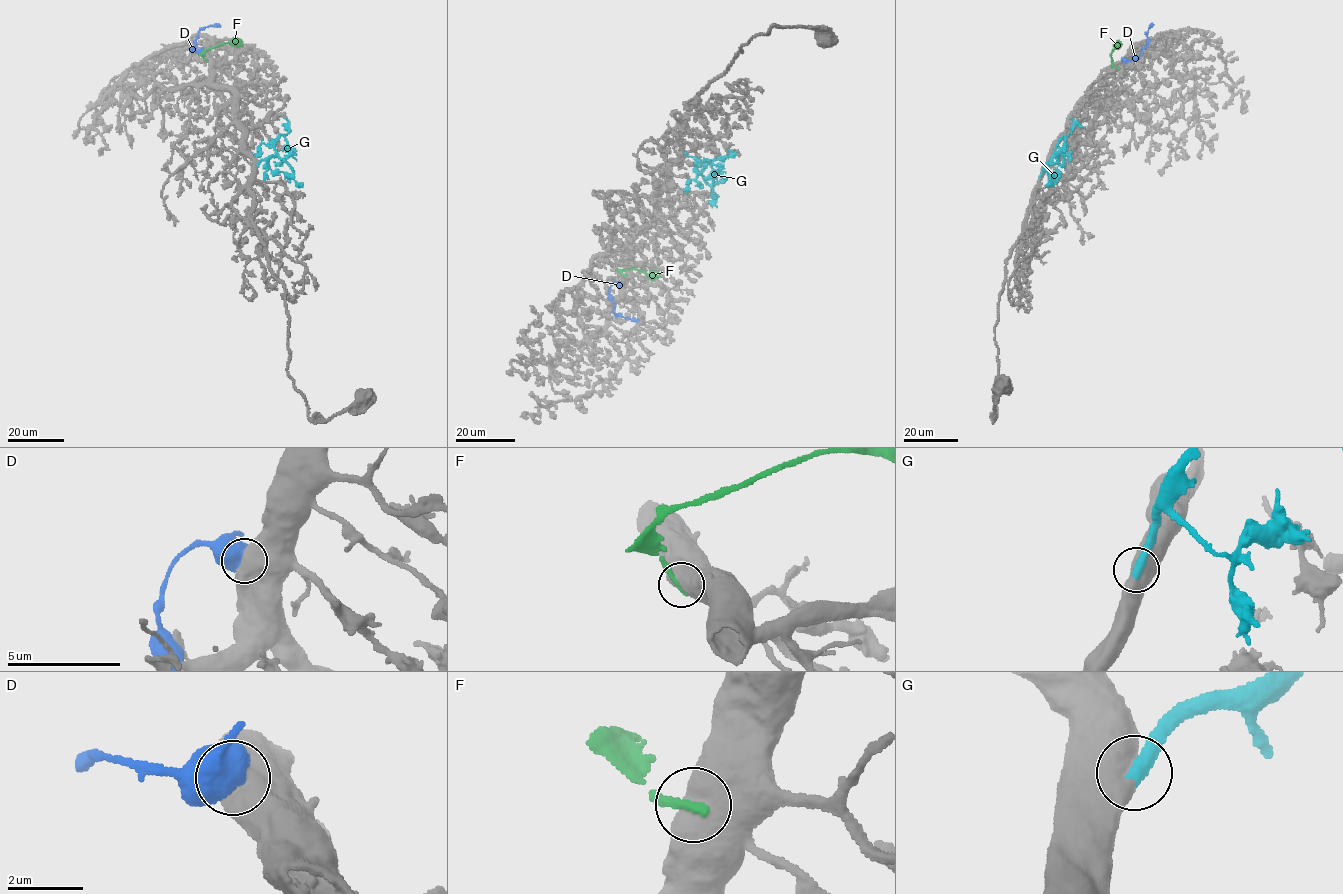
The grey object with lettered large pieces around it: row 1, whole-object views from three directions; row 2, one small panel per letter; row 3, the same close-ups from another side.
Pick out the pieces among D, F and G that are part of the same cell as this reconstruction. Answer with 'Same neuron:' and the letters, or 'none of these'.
Same neuron: G

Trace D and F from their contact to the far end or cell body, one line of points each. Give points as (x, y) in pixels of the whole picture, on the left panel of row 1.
D: (202, 52), (190, 51), (195, 48), (199, 31), (220, 26)
F: (206, 59), (203, 52), (207, 49), (223, 43), (242, 43)

